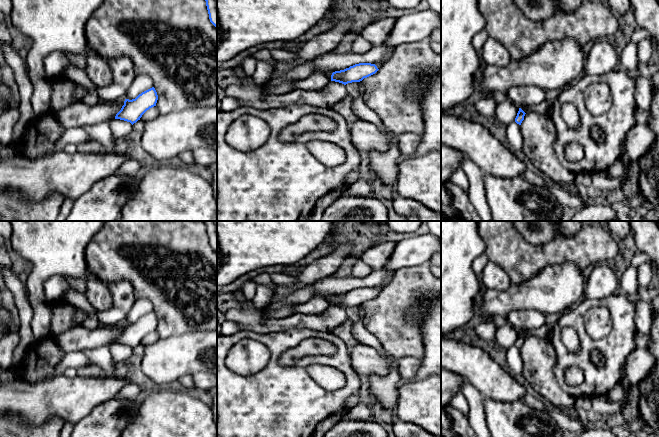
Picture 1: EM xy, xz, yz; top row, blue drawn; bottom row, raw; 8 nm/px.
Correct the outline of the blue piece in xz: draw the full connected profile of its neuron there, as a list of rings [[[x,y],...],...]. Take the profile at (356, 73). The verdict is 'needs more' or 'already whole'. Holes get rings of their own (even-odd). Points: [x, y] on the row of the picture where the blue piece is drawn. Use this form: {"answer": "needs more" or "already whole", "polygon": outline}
{"answer": "already whole", "polygon": [[[359,63],[344,70],[335,71],[331,75],[331,81],[339,82],[344,85],[352,82],[360,82],[375,74],[379,69],[375,64]]]}

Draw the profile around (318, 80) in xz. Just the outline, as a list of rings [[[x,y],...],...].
[[[315,71],[308,78],[297,81],[293,85],[293,90],[302,89],[309,91],[319,91],[321,89],[324,89],[329,84],[330,81],[331,80],[326,74],[319,71]]]

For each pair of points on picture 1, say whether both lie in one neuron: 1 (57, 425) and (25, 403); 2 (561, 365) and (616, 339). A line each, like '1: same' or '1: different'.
1: different
2: same

